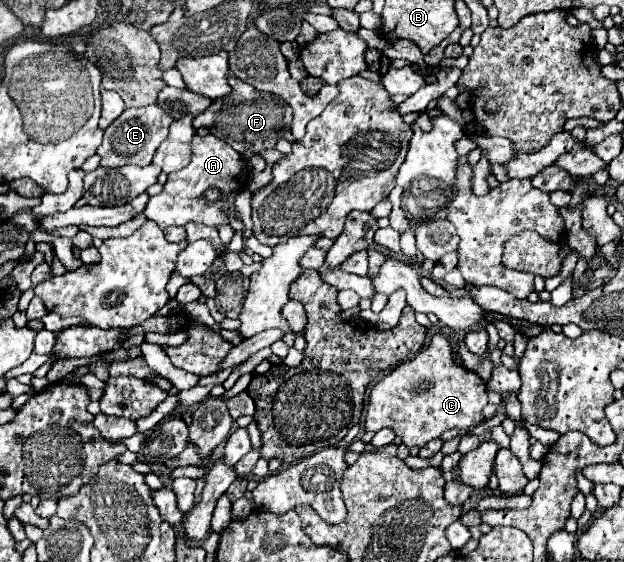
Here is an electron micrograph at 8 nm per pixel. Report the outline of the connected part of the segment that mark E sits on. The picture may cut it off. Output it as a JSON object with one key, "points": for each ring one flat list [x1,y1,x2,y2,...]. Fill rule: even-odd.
{"points":[[157,104,143,106,143,108,127,108,117,120,113,120,105,128,105,136,101,146,97,148,97,154,101,156,99,166,103,168,117,168,125,164,135,164,135,166,147,166,153,160,155,150,159,144,165,140,169,126,173,118,167,116,165,110,161,110]]}

